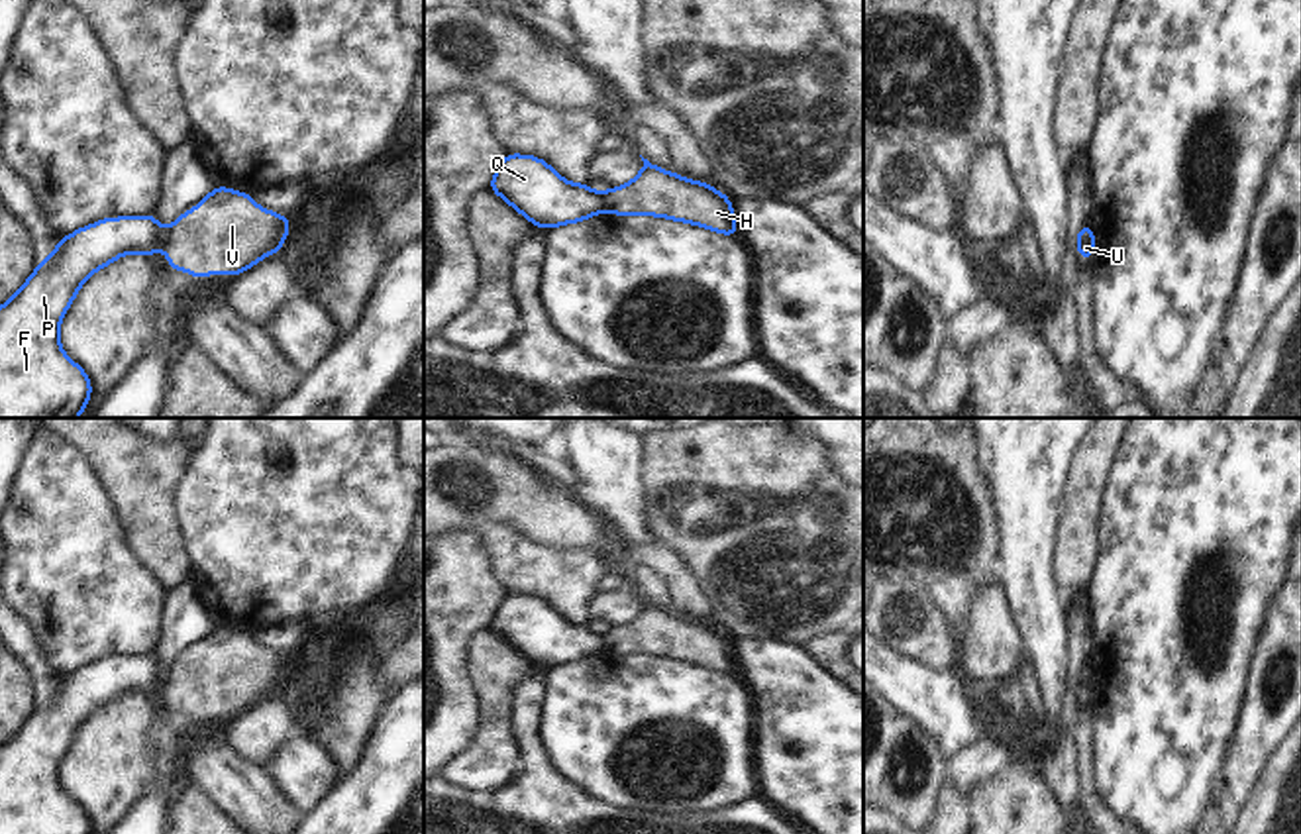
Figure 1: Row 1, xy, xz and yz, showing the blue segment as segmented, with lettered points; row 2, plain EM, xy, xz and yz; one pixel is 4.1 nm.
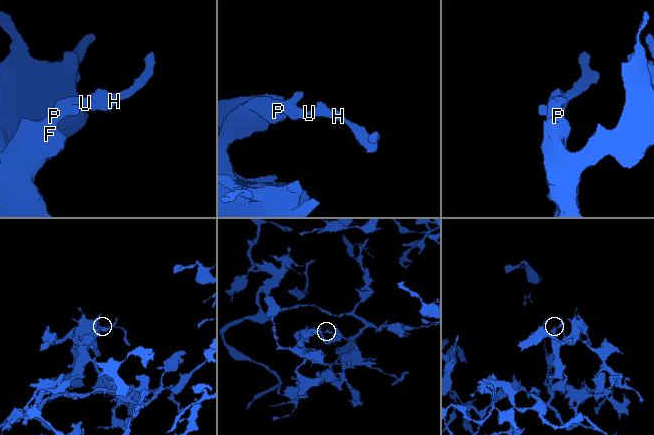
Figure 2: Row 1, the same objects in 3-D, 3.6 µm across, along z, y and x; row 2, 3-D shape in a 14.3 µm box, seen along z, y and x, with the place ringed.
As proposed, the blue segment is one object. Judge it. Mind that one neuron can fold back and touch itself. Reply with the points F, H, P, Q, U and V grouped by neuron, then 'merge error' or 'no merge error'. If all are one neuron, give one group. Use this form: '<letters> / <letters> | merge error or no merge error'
F P Q / H U V | merge error

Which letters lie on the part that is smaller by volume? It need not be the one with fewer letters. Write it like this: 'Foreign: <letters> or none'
Foreign: H, U, V

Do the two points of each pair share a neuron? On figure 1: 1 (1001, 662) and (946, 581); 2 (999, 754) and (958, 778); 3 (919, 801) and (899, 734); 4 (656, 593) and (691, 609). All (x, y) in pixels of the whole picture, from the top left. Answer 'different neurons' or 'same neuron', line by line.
1: different neurons
2: same neuron
3: same neuron
4: different neurons

